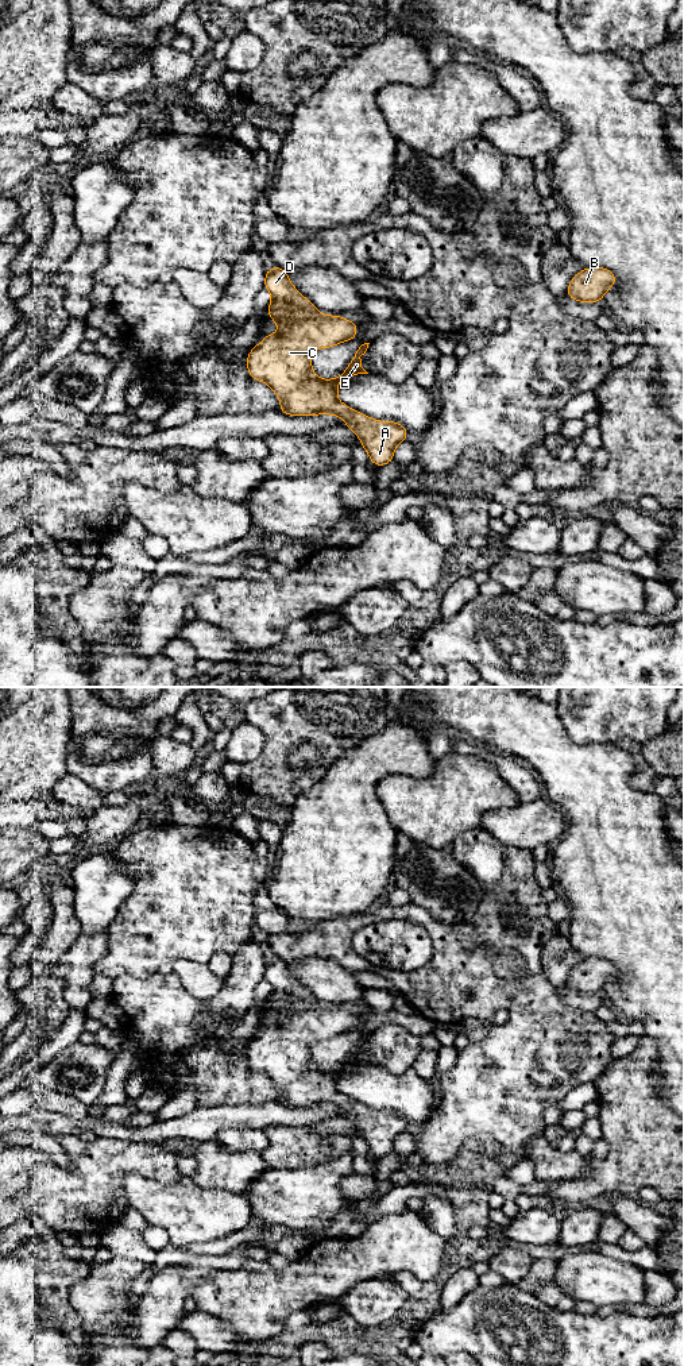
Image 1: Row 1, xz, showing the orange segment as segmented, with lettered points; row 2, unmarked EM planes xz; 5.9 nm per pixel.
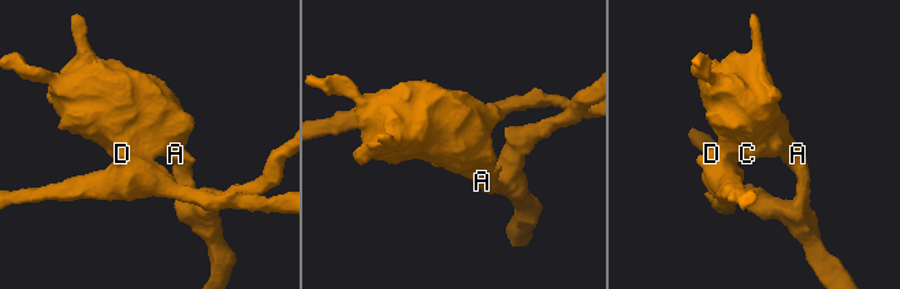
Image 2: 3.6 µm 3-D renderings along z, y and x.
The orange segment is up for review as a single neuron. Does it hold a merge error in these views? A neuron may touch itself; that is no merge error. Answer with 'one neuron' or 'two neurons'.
two neurons

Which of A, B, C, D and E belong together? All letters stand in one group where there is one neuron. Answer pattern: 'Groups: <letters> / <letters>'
Groups: A B C E / D

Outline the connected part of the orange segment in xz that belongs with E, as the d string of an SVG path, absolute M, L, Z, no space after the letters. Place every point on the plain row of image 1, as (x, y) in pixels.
M273 989L266 1000L274 1014L279 1016L278 1024L267 1026L247 1046L248 1066L254 1072L267 1074L279 1088L279 1103L286 1107L317 1107L332 1105L345 1111L344 1118L353 1122L360 1130L362 1138L368 1143L370 1153L376 1158L394 1153L394 1139L403 1131L407 1131L409 1122L395 1112L374 1111L339 1092L337 1078L345 1069L356 1065L368 1065L360 1047L366 1045L368 1035L359 1038L348 1058L337 1068L325 1072L318 1069L310 1054L310 1043L317 1039L331 1039L343 1033L353 1031L358 1026L358 1015L341 1007L332 1006L304 1006L290 993Z

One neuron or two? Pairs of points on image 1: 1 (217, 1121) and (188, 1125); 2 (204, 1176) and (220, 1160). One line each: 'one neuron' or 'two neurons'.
1: one neuron
2: one neuron

